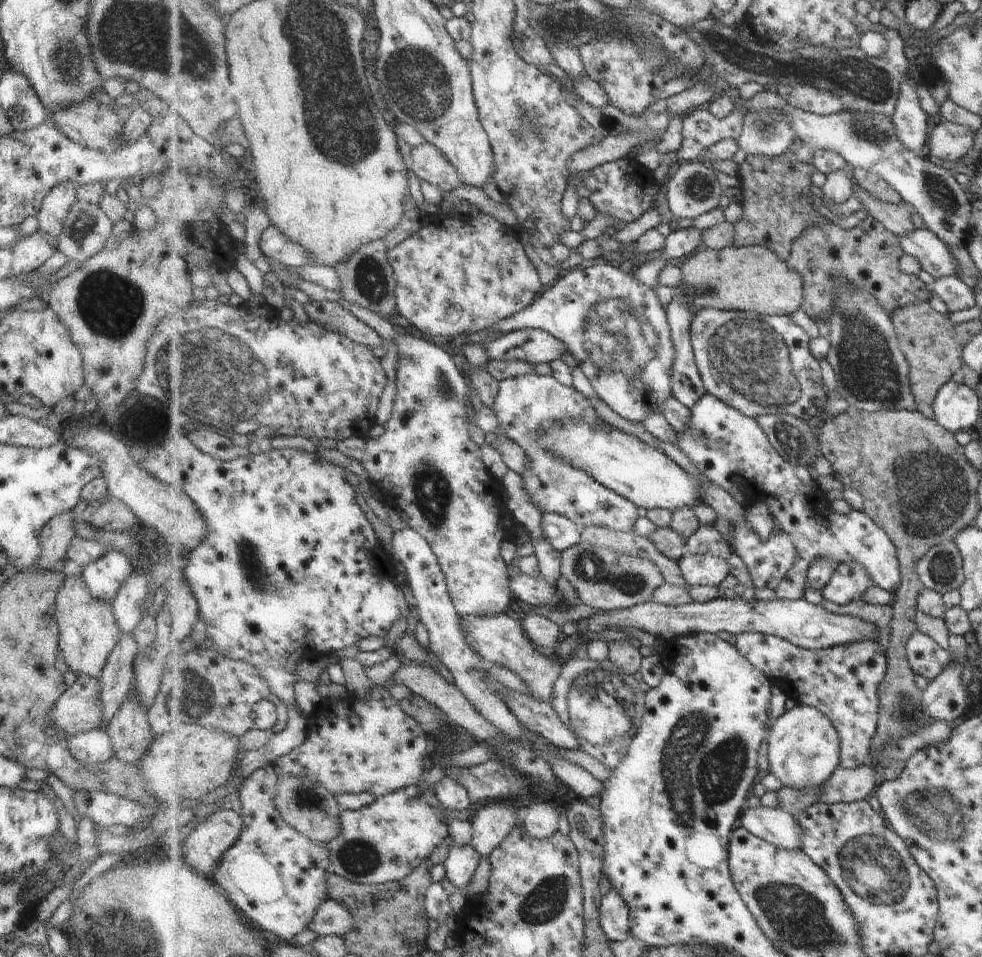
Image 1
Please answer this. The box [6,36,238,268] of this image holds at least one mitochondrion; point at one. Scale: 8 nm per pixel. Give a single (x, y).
(80, 229)

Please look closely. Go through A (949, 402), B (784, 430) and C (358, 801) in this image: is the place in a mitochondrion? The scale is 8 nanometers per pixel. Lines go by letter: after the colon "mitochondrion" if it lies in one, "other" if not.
A: other
B: mitochondrion
C: other

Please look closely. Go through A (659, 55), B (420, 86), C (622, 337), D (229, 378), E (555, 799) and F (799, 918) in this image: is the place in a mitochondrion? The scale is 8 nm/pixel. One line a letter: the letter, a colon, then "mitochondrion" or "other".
A: mitochondrion
B: mitochondrion
C: mitochondrion
D: mitochondrion
E: other
F: mitochondrion

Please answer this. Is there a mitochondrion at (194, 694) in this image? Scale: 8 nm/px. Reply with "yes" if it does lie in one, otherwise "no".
yes

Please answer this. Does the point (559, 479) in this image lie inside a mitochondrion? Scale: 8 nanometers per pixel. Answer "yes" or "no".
yes

